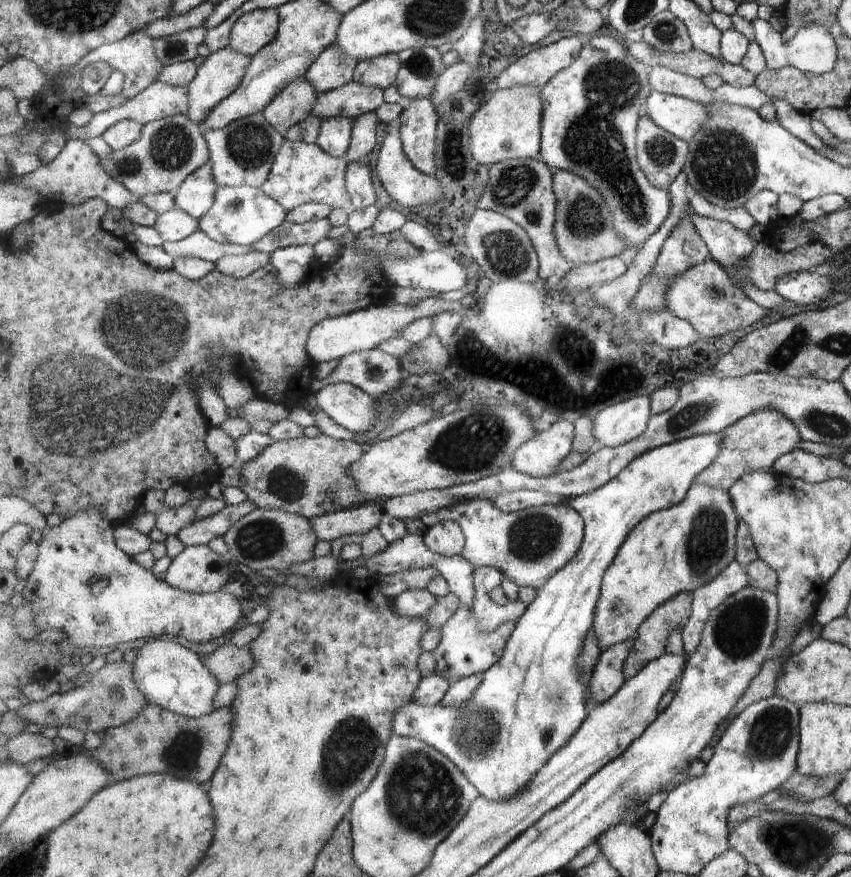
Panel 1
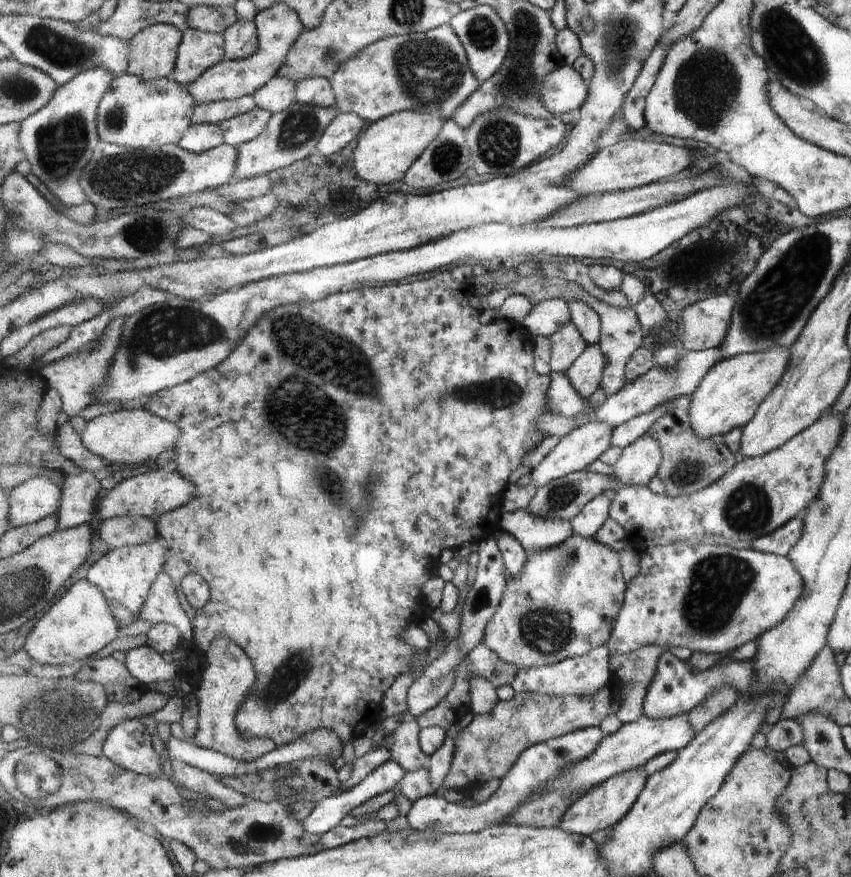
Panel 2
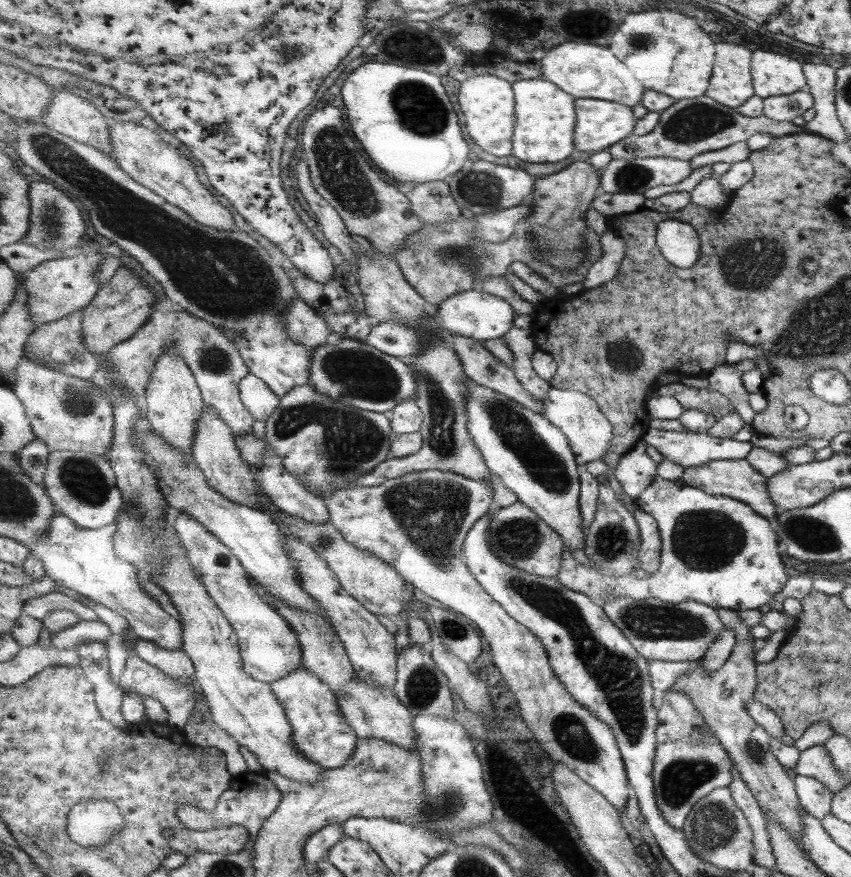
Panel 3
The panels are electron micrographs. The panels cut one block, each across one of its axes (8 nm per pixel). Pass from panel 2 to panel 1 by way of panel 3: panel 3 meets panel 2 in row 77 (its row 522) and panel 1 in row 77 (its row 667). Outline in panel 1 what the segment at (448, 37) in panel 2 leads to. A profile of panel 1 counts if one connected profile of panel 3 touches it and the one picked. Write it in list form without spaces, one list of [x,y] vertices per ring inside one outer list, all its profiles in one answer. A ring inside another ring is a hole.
[[[571,35],[546,47],[533,50],[501,74],[496,82],[497,88],[535,86],[541,90],[551,82],[551,78],[569,68],[579,58],[583,47],[580,37]]]

